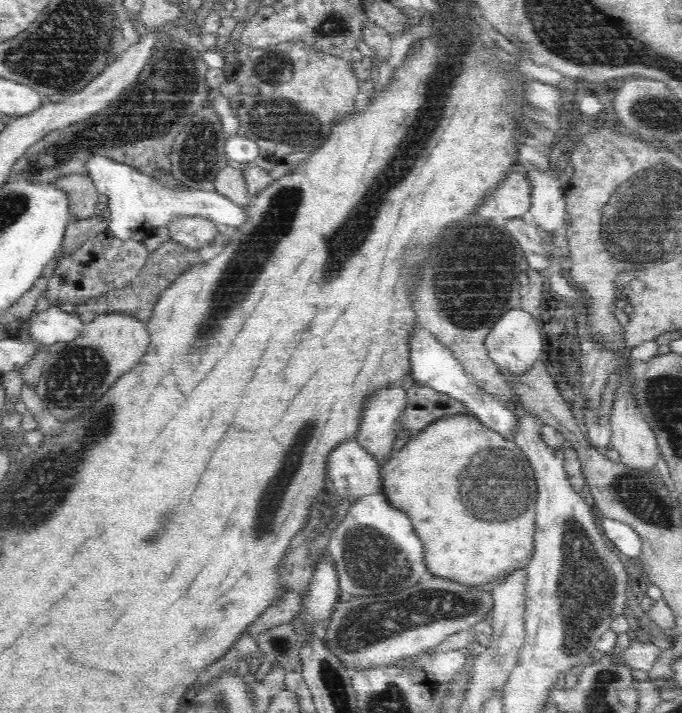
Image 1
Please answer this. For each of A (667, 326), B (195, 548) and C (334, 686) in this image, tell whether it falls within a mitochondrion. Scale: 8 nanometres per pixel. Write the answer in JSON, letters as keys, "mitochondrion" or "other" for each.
{"A":"other","B":"other","C":"mitochondrion"}

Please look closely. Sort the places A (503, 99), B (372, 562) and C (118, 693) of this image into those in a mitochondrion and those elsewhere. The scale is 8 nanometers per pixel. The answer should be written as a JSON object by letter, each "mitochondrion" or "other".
{"A":"other","B":"mitochondrion","C":"other"}

